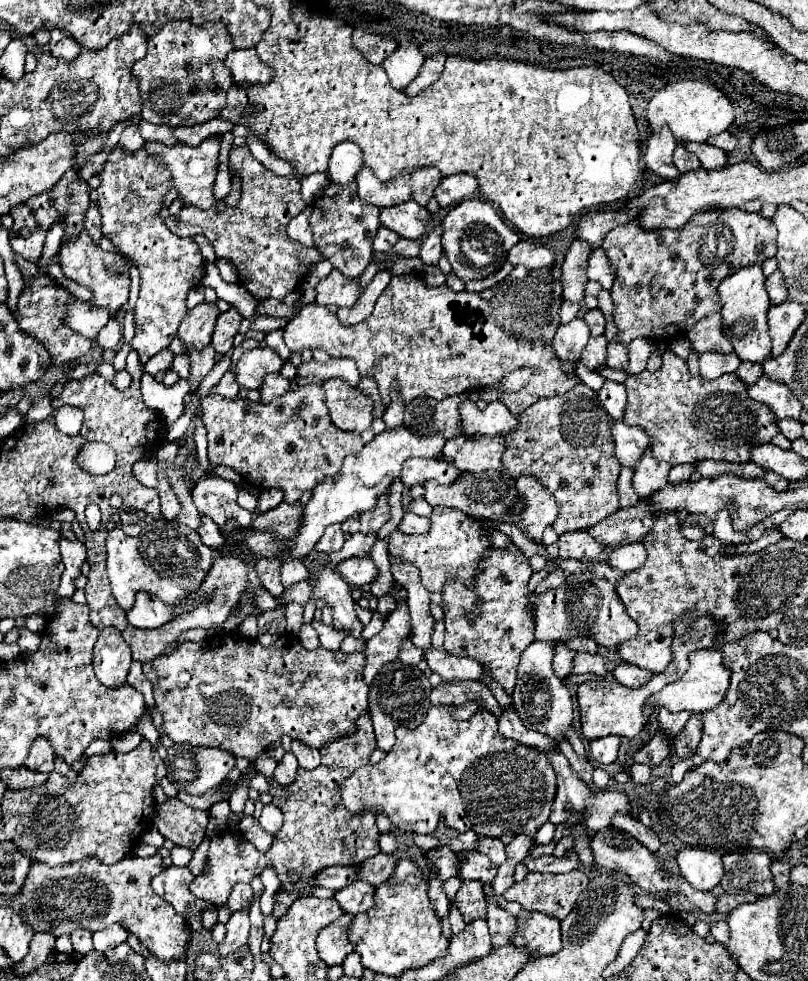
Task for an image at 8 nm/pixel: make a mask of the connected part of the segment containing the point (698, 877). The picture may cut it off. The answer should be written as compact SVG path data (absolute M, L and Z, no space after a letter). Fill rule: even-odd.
M687 846L679 850L677 864L685 880L695 890L713 890L723 876L721 856L709 850Z

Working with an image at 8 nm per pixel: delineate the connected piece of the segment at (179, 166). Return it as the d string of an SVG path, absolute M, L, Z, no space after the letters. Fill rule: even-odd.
M215 134L215 136L207 136L199 146L187 146L187 144L175 144L175 146L167 146L161 142L145 142L143 150L149 152L149 156L155 156L155 160L161 160L161 164L165 164L165 168L169 168L171 172L171 188L177 190L177 198L181 198L187 206L197 206L201 210L211 208L215 204L213 198L213 182L215 182L215 174L217 174L217 154L219 154L219 146L221 146L223 134Z

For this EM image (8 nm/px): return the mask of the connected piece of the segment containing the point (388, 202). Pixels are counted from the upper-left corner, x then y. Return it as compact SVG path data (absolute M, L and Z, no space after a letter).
M365 166L357 176L357 190L365 202L375 206L395 206L407 200L415 200L417 204L425 206L441 178L443 176L437 168L425 166L399 178L381 182L373 178L371 170Z

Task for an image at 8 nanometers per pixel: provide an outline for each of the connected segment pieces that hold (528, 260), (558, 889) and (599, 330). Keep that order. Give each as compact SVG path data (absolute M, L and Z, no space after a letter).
M521 240L517 246L513 246L513 250L507 256L507 262L511 266L525 266L525 268L531 268L531 270L551 266L553 260L555 258L553 258L553 252L549 248L527 242L527 240Z
M571 870L567 874L539 874L539 872L529 872L523 882L513 884L511 888L505 890L505 900L519 902L525 910L537 910L547 916L553 916L557 920L563 920L575 906L577 896L589 886L589 878L581 870Z
M597 308L595 310L587 310L581 318L585 318L585 322L587 322L589 330L591 330L591 336L603 334L603 330L605 330L605 318L603 318L603 314Z

